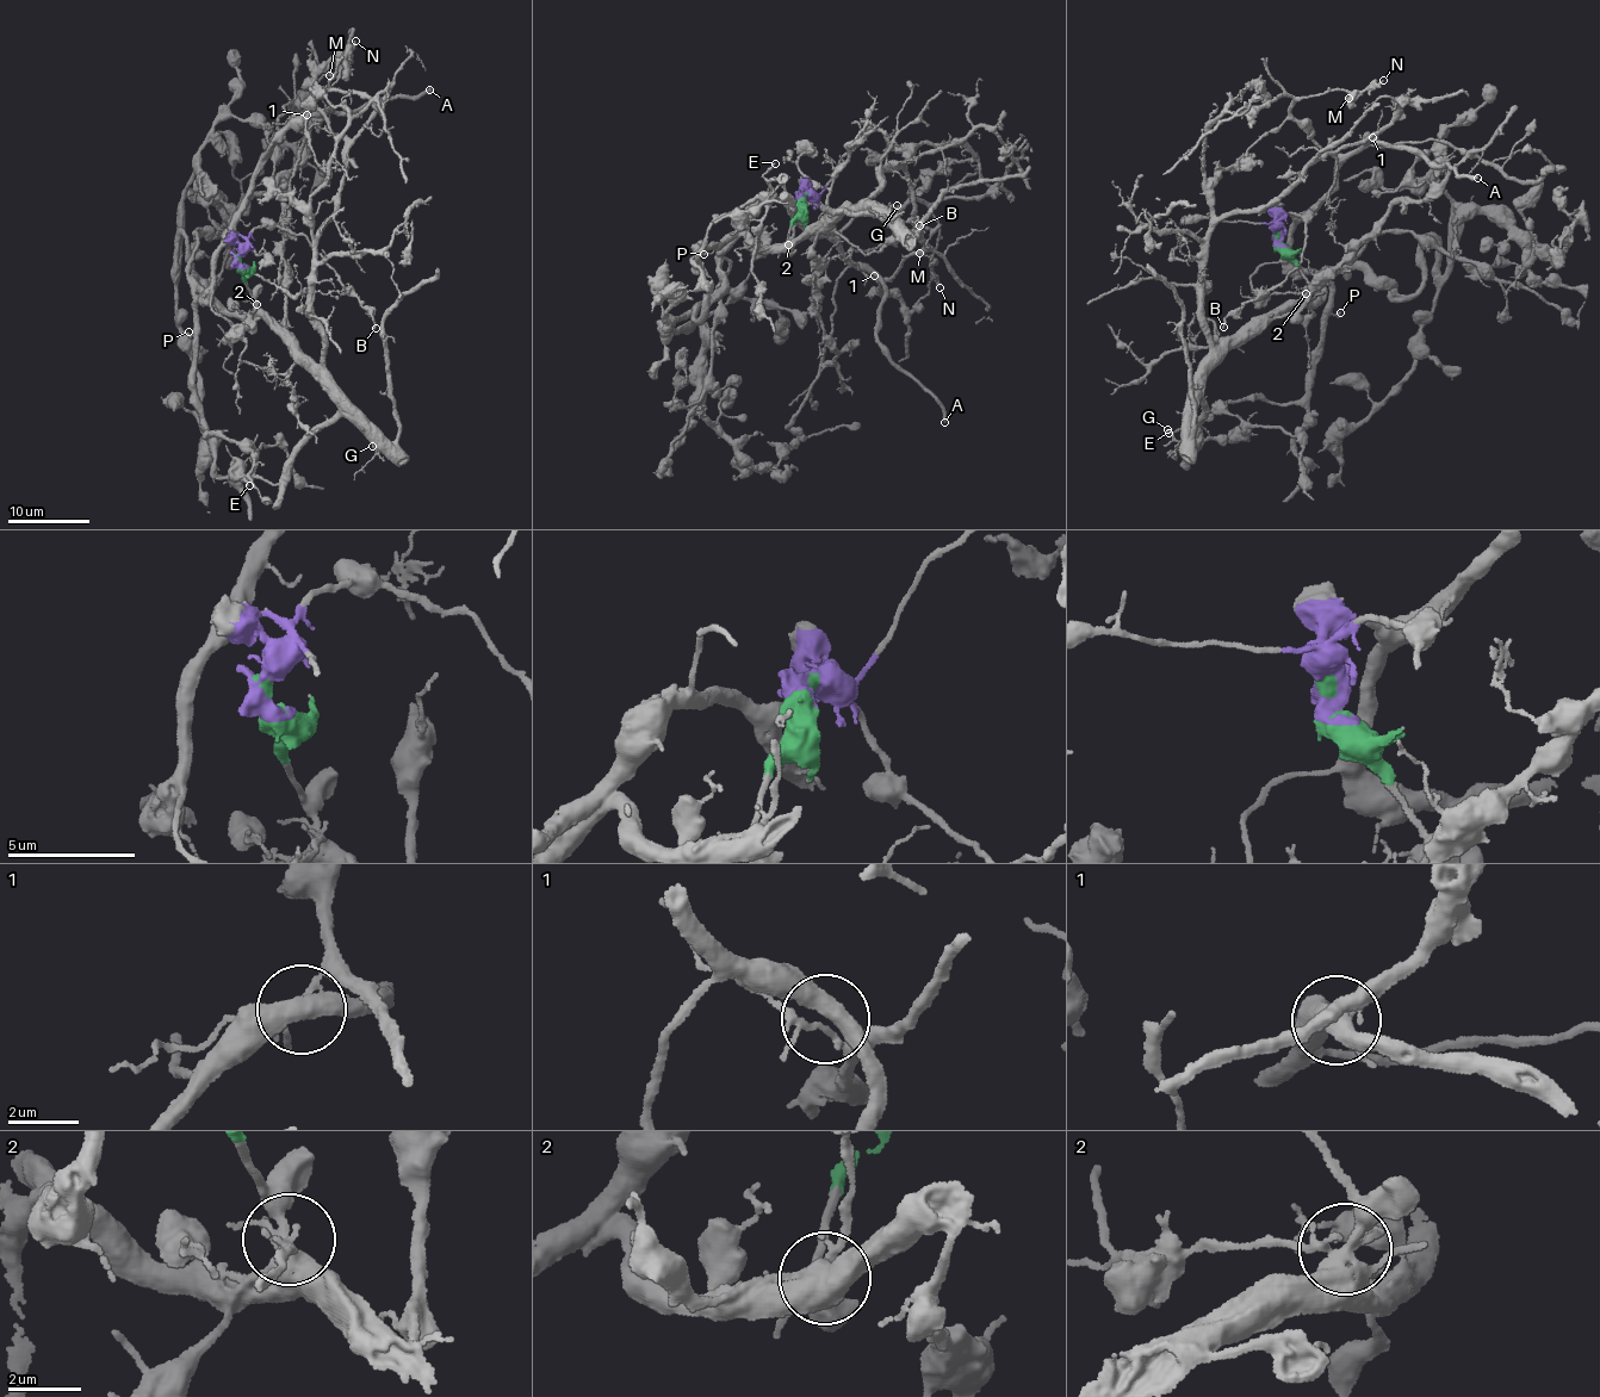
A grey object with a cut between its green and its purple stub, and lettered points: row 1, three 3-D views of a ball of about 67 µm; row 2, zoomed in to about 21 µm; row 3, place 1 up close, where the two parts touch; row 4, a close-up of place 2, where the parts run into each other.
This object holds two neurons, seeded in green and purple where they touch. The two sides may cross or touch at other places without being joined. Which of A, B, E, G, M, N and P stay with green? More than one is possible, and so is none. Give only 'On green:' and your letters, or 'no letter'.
On green: G

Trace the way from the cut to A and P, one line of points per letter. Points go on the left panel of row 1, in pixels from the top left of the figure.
A: (240, 261), (245, 241), (231, 230), (252, 174), (272, 144), (307, 115), (364, 109), (430, 88)
P: (240, 261), (240, 246), (245, 241), (235, 234), (218, 252), (210, 290), (196, 308), (196, 333), (188, 331)

